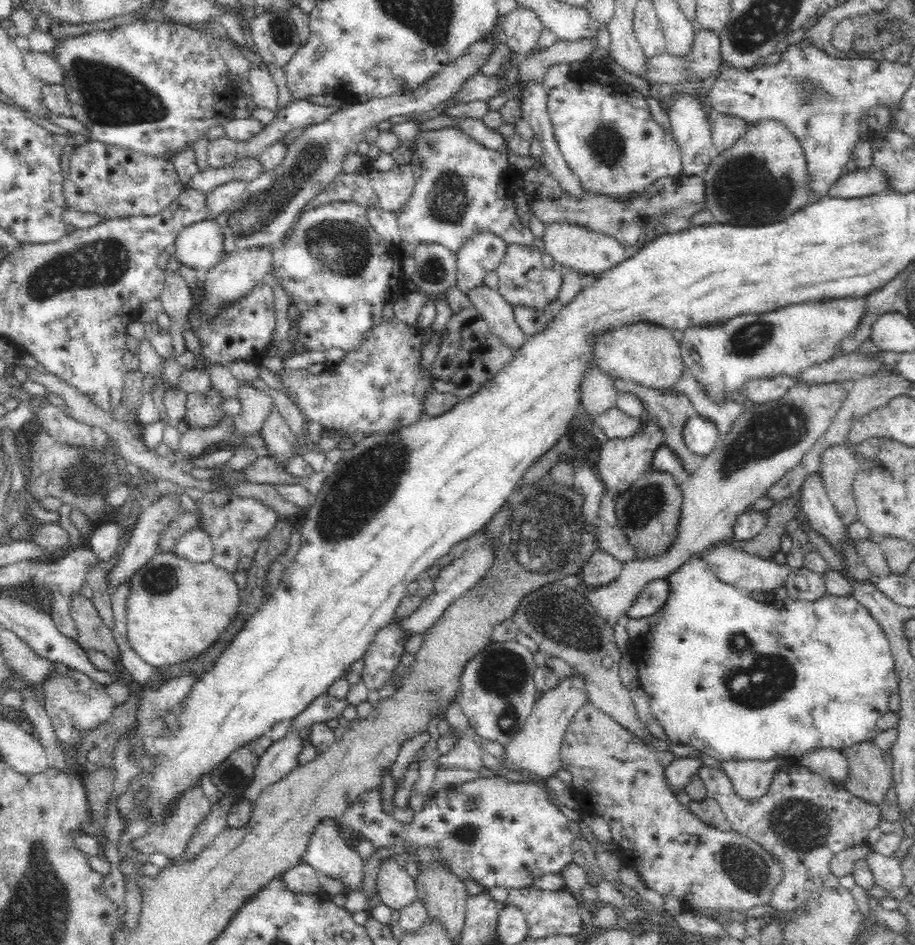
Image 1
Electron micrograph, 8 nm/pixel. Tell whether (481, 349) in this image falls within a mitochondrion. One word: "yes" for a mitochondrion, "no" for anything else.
no

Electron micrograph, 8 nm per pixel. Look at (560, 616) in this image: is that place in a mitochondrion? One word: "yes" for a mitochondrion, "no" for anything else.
yes

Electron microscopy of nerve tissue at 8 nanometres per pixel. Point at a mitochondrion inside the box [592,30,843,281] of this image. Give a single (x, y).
(746, 182)

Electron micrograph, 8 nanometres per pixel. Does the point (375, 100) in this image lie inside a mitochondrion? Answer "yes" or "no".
no

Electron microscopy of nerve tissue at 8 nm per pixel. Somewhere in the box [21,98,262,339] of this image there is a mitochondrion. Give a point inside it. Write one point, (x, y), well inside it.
(98, 262)

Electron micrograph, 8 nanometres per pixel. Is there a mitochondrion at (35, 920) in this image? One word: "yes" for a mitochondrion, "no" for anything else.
yes

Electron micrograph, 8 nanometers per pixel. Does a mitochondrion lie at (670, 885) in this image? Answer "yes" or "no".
no

